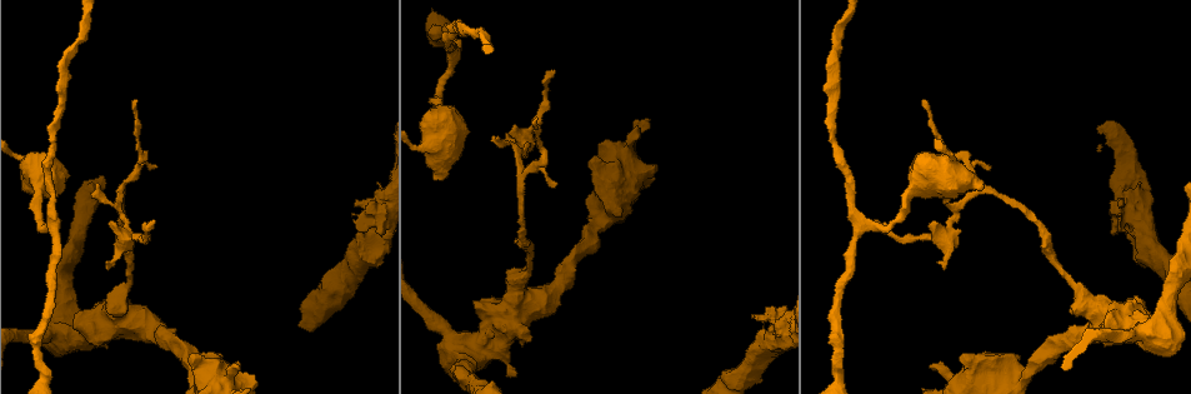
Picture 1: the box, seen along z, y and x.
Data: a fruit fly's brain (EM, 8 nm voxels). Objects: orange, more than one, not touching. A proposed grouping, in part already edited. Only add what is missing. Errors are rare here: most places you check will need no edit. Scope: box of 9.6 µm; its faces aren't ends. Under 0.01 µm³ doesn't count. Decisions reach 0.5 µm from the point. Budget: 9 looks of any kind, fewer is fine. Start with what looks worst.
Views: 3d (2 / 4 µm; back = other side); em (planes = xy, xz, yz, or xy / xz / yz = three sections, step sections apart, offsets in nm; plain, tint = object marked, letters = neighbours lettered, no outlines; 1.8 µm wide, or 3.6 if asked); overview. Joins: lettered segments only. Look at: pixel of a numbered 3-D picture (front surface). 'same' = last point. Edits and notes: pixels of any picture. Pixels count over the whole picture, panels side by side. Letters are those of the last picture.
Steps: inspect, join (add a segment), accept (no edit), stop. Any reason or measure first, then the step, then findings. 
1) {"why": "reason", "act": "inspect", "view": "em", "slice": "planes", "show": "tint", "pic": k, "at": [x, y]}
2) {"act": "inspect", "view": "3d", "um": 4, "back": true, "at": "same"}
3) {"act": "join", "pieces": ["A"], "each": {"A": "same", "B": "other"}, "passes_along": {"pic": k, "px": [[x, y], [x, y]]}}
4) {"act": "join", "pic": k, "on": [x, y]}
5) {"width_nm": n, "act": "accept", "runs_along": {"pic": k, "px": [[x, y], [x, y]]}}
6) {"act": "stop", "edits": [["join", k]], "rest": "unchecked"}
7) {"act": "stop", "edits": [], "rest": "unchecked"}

{"why": "free end", "act": "inspect", "view": "em", "slice": "planes", "show": "tint", "pic": 1, "at": [516, 373]}

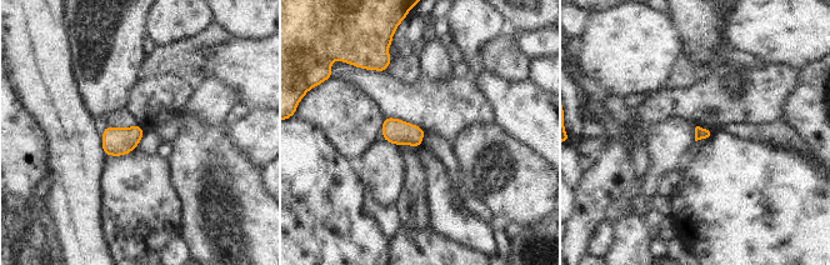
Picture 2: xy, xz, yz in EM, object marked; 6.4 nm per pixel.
{"why": "what lies round it", "act": "inspect", "view": "em", "slice": "planes", "show": "letters", "at": "same"}

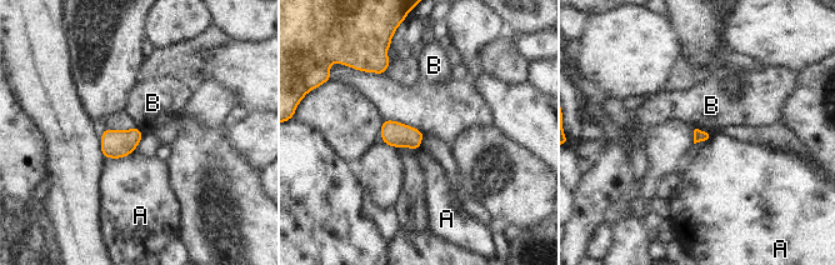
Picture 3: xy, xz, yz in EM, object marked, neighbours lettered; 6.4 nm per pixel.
{"act": "accept", "each": {"A": "other", "B": "other"}, "border": {"pic": 3, "px": [[694, 129], [711, 134]]}, "found": "none of them fits"}

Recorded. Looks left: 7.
{"why": "tapers out", "act": "inspect", "view": "em", "um": 3.6, "slice": "xz", "step": 16, "show": "tint", "pic": 1, "at": [97, 184]}

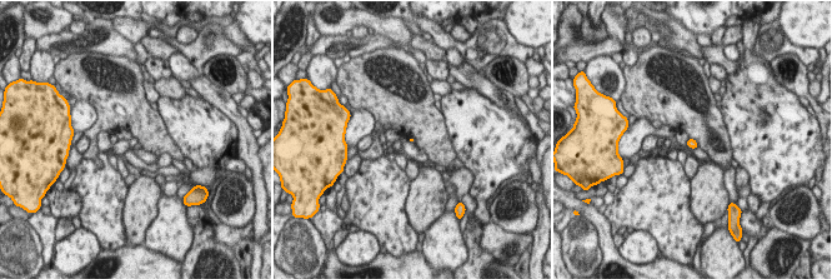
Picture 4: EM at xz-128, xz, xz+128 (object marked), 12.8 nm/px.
{"why": "what lies round it", "act": "inspect", "view": "em", "um": 3.6, "slice": "xz", "step": 16, "show": "letters", "at": "same"}

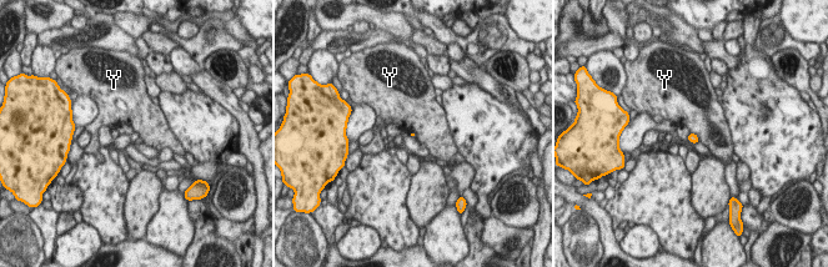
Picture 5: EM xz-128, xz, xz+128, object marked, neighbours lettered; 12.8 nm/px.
{"act": "accept", "each": {"Y": "other"}, "border": {"pic": 5, "px": [[691, 132], [699, 141]]}, "found": "no lettered segment goes on from it"}

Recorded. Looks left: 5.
{"why": "thin end", "act": "inspect", "view": "em", "slice": "planes", "show": "letters", "pic": 1, "at": [990, 168]}

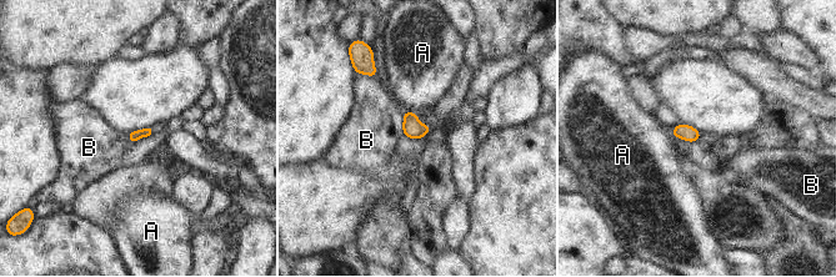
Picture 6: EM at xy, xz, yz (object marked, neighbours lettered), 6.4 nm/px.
{"width_nm": 80, "act": "accept", "each": {"A": "other", "B": "other"}, "border": {"pic": 6, "px": [[404, 110], [403, 135]]}, "found": "none of them fits"}

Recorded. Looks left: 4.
{"why": "tapers out", "act": "inspect", "view": "3d", "um": 4, "pic": 1, "at": [551, 72]}

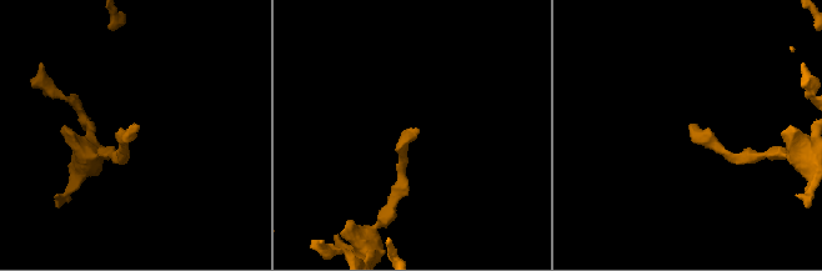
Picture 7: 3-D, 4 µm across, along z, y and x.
{"why": "shape alone is not enough", "act": "inspect", "view": "em", "slice": "planes", "show": "letters", "pic": 7, "at": [135, 125]}

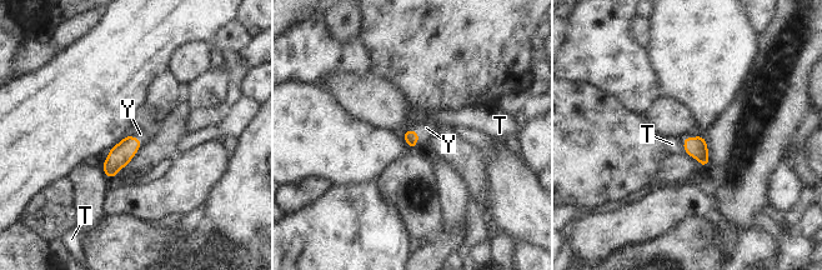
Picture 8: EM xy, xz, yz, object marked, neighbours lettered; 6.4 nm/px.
{"act": "join", "pic": 8, "on": [426, 128], "each": {"T": "other", "Y": "same"}, "passes_along": {"pic": 8, "px": [[411, 138], [419, 135], [426, 128]]}, "found": "it goes on there"}

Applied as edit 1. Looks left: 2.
{"act": "stop", "edits": [["join", 8]], "rest": "unchecked"}

